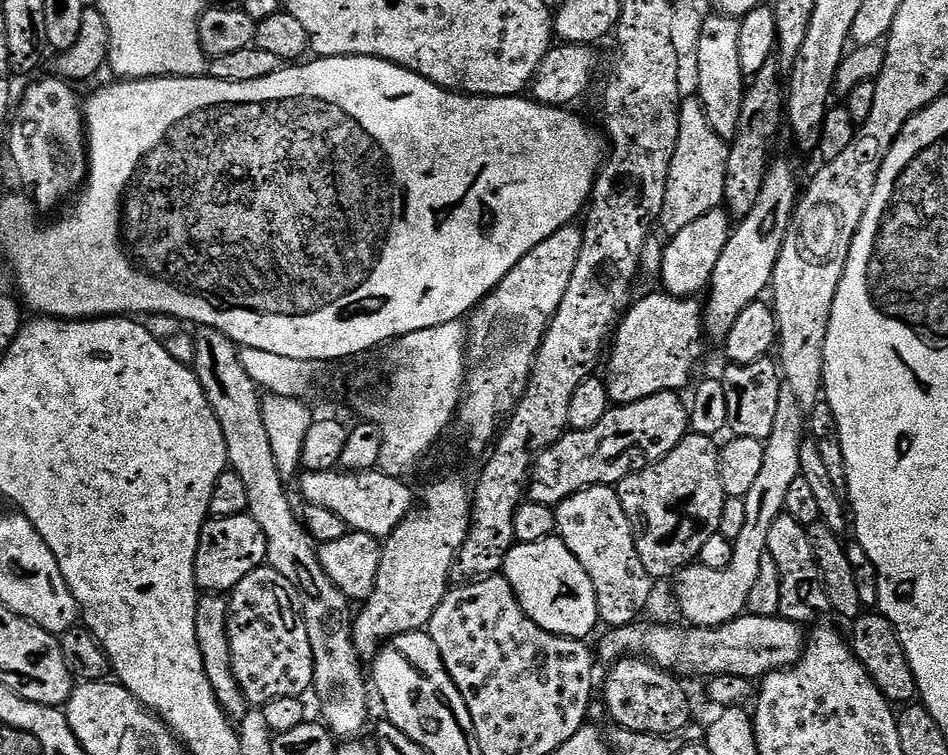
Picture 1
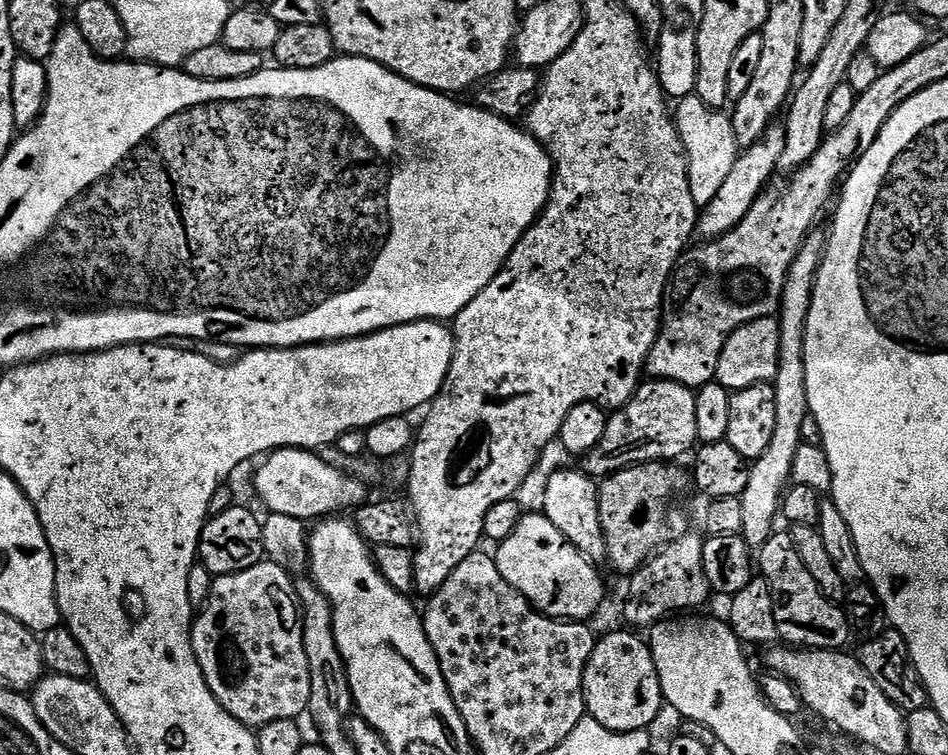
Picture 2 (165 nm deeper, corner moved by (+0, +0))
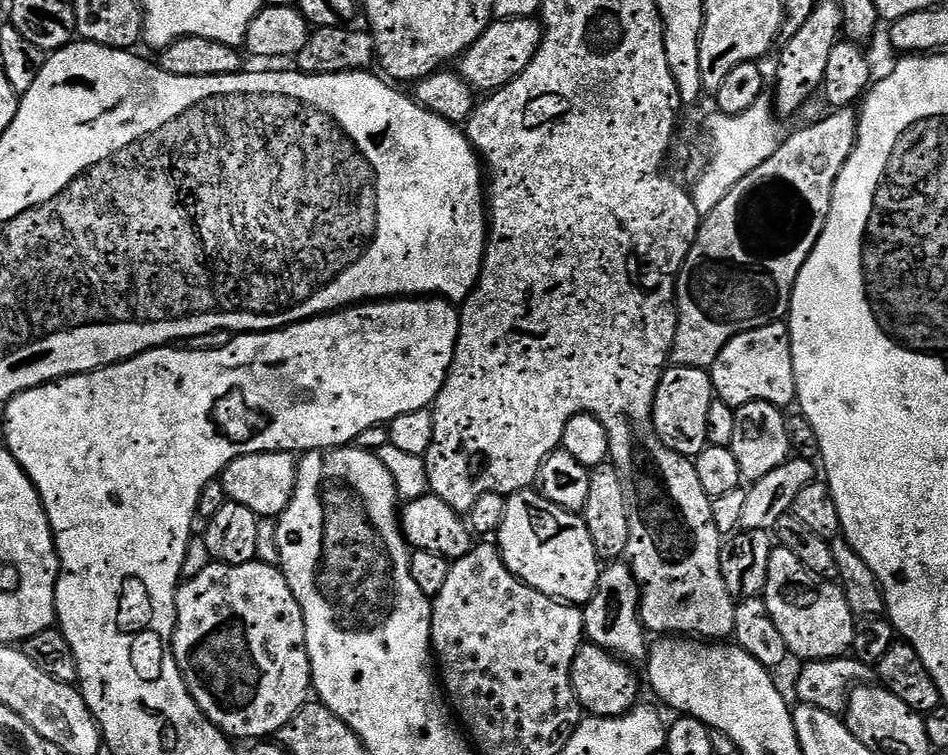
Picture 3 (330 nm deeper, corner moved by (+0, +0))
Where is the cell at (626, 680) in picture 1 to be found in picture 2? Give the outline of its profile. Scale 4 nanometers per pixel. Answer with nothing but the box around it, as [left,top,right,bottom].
[584,630,666,732]

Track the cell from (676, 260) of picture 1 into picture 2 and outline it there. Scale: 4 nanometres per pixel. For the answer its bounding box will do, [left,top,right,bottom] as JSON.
[696,122,786,241]

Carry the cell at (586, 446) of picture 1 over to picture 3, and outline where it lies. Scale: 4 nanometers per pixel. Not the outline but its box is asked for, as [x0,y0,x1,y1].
[652,364,713,458]

